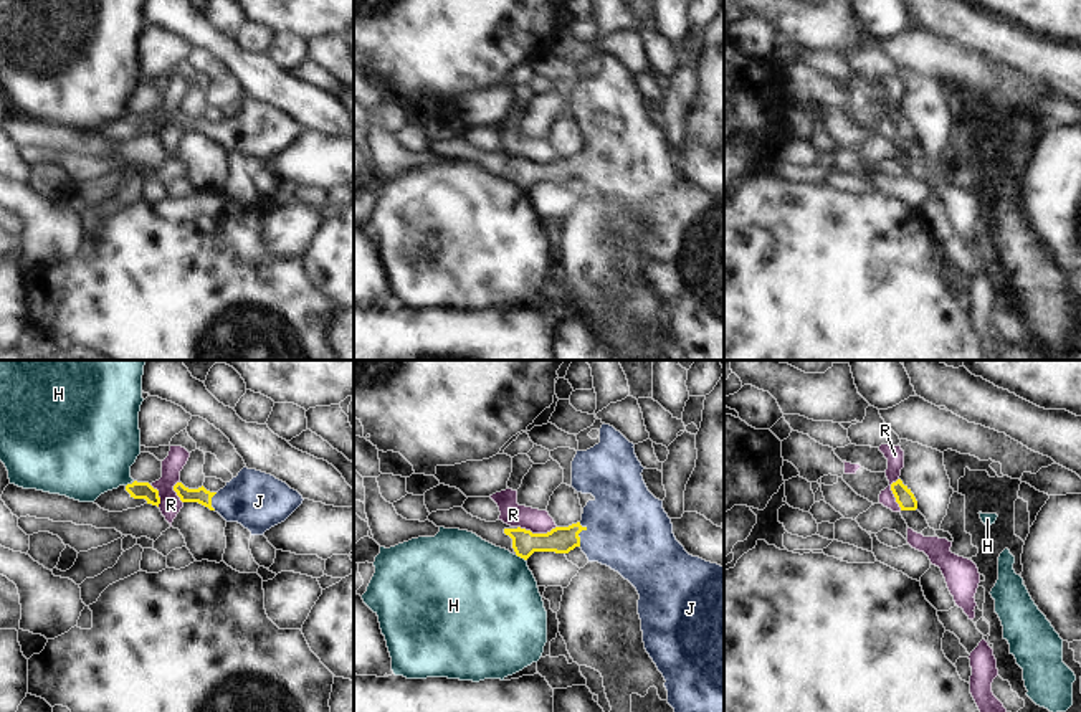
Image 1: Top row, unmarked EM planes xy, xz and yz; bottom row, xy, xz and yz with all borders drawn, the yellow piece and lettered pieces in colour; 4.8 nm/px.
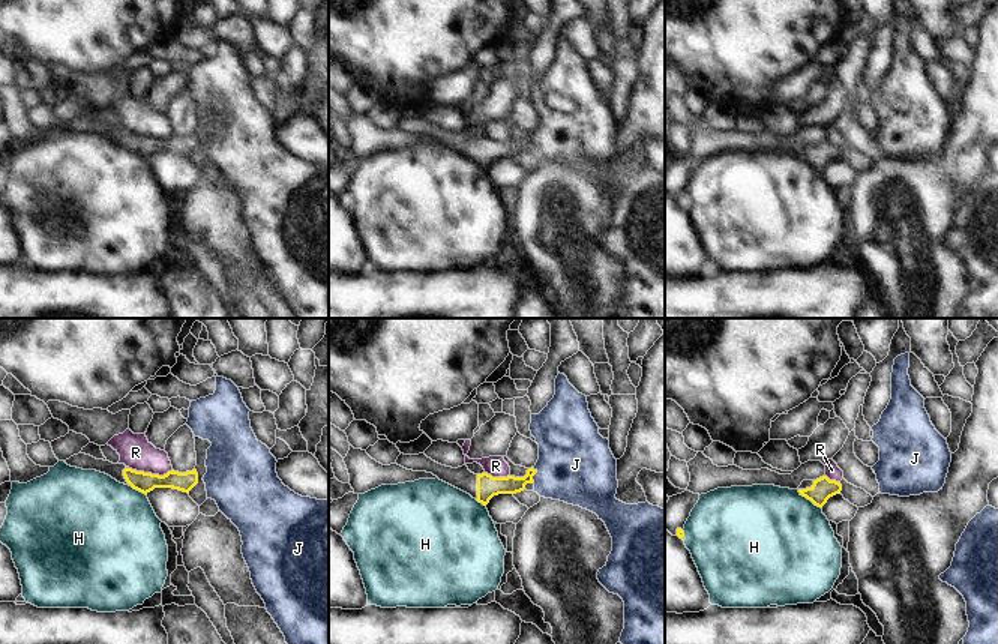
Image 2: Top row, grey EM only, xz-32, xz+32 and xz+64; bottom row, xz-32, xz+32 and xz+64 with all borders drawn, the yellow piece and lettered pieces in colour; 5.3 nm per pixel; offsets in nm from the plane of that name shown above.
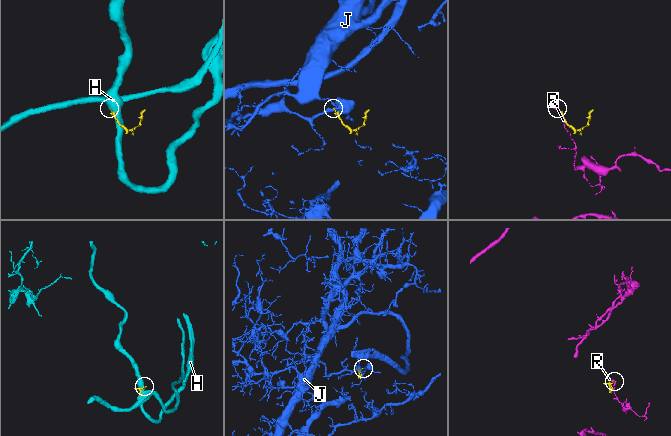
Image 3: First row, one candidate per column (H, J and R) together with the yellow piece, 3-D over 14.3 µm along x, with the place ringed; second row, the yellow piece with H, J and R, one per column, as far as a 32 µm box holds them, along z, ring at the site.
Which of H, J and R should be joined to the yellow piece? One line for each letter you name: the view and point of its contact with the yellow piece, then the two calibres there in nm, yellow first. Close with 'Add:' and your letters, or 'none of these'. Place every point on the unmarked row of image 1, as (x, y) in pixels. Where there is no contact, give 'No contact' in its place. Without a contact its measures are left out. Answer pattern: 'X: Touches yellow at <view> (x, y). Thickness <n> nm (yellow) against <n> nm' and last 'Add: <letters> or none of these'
J: Touches yellow at xz (579, 162). Thickness 130 nm (yellow) against 400 nm
Add: J

